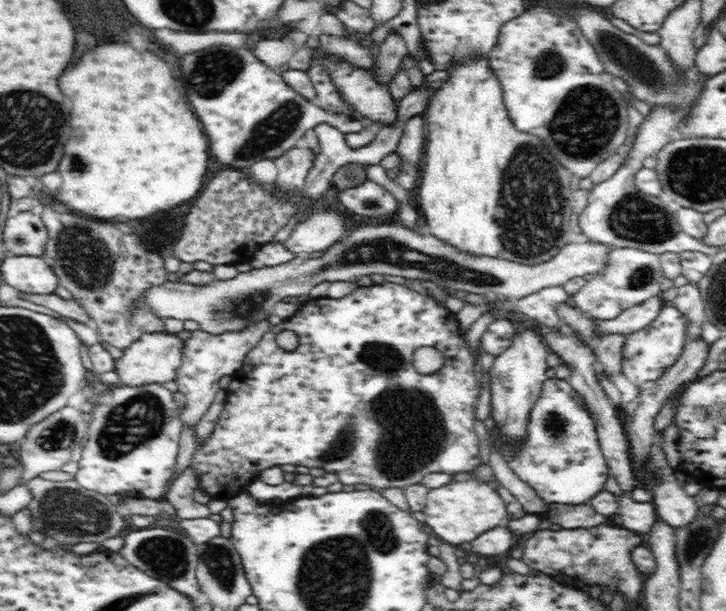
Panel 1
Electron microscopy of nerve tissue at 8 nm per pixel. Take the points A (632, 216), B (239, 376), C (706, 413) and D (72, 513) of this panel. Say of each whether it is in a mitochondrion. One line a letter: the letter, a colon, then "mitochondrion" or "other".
A: mitochondrion
B: other
C: mitochondrion
D: mitochondrion

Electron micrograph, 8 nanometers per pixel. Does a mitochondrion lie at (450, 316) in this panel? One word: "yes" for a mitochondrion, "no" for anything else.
no

